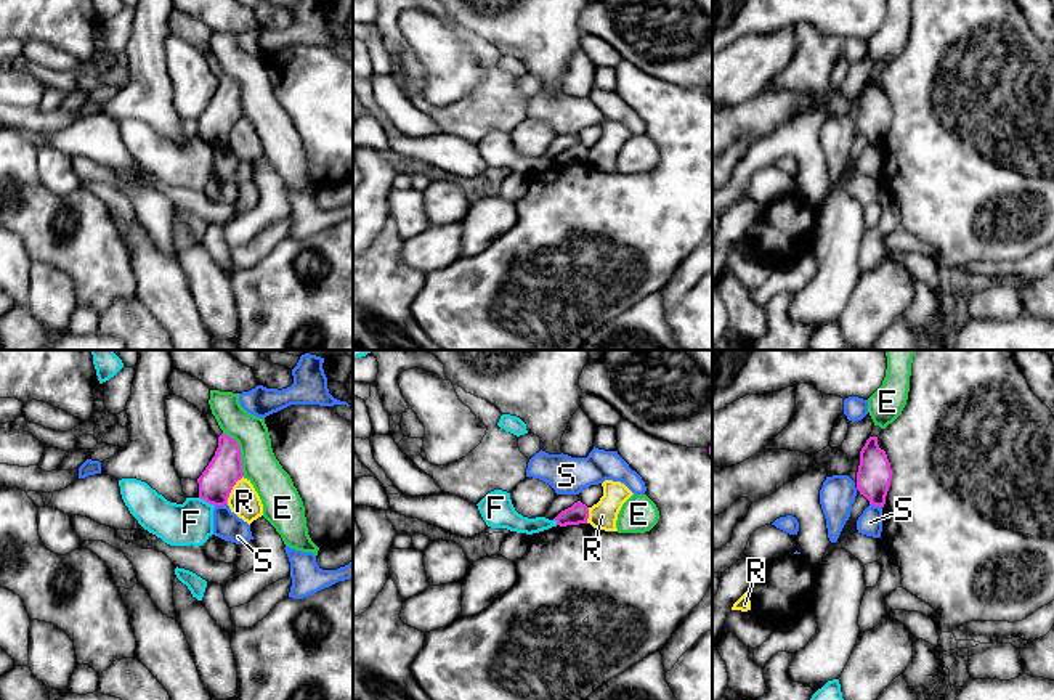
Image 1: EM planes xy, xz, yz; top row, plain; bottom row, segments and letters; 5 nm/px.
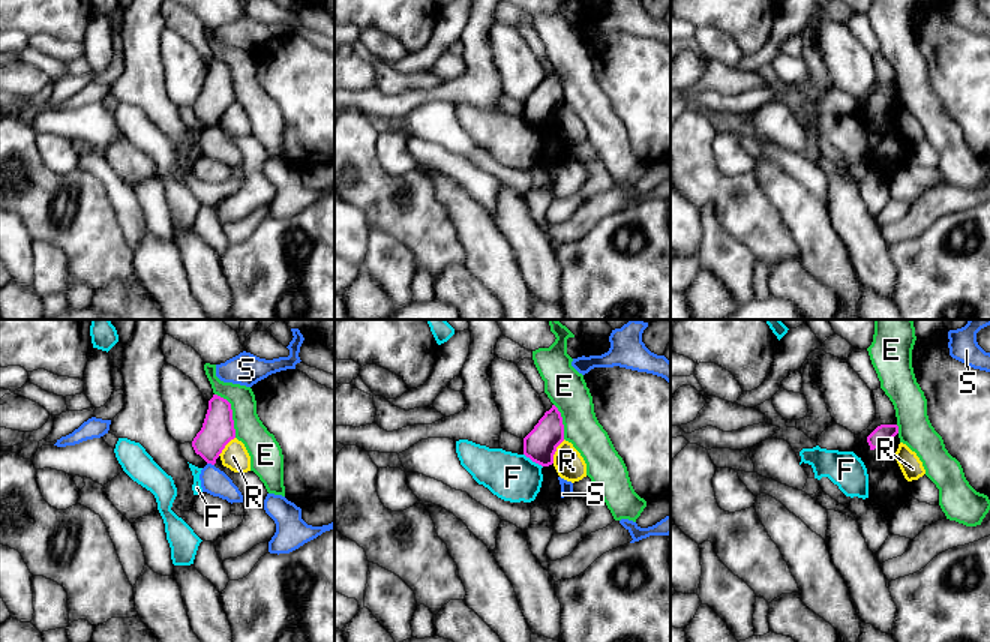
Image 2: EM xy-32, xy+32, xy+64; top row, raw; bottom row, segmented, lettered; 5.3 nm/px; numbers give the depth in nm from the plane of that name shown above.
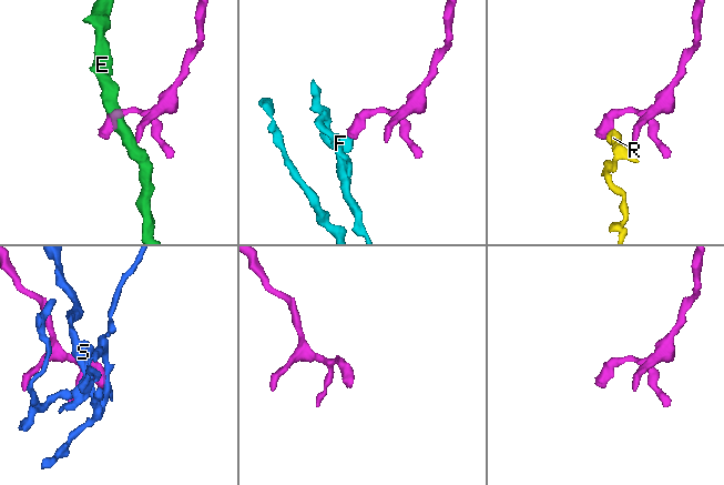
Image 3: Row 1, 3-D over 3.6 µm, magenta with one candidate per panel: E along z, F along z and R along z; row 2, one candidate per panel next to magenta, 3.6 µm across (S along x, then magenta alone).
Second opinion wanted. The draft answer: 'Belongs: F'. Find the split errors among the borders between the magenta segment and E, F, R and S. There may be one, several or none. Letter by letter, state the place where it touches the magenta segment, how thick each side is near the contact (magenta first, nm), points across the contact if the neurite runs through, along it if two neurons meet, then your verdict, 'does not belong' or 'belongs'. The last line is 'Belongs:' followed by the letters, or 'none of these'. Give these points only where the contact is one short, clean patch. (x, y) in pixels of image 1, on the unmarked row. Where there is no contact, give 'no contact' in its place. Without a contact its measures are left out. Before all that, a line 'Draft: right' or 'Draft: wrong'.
Draft: wrong
E: contact xy (239, 93); calibres 170 and 190 nm; does not belong
F: contact xy (207, 142); calibres 170 and 220 nm; border xy (199, 137), (214, 146); does not belong
R: contact xy (231, 129); calibres 170 and 160 nm; does not belong
S: contact xy (220, 145); calibres 170 and 140 nm; does not belong
Belongs: none of these

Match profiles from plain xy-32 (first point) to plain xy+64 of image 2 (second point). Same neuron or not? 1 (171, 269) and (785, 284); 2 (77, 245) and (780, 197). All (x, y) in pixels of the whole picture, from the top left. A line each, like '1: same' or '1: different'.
1: different
2: different

